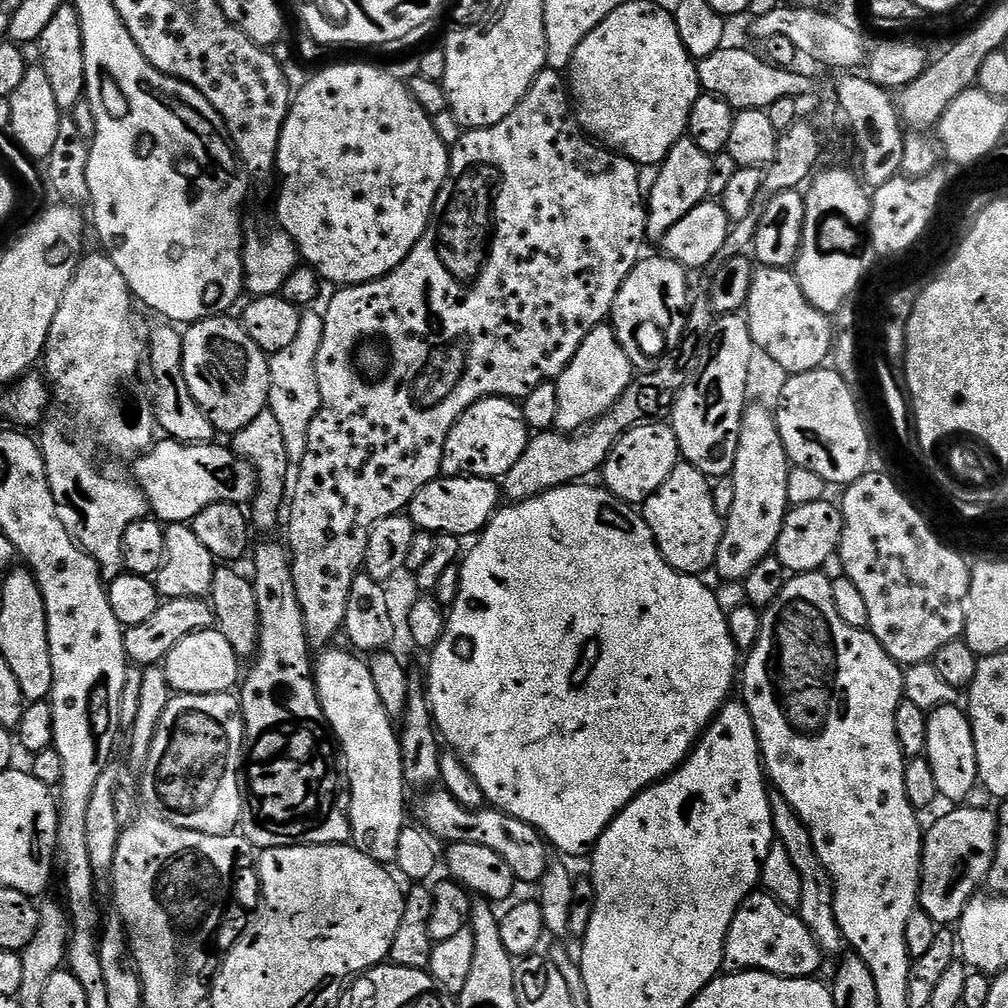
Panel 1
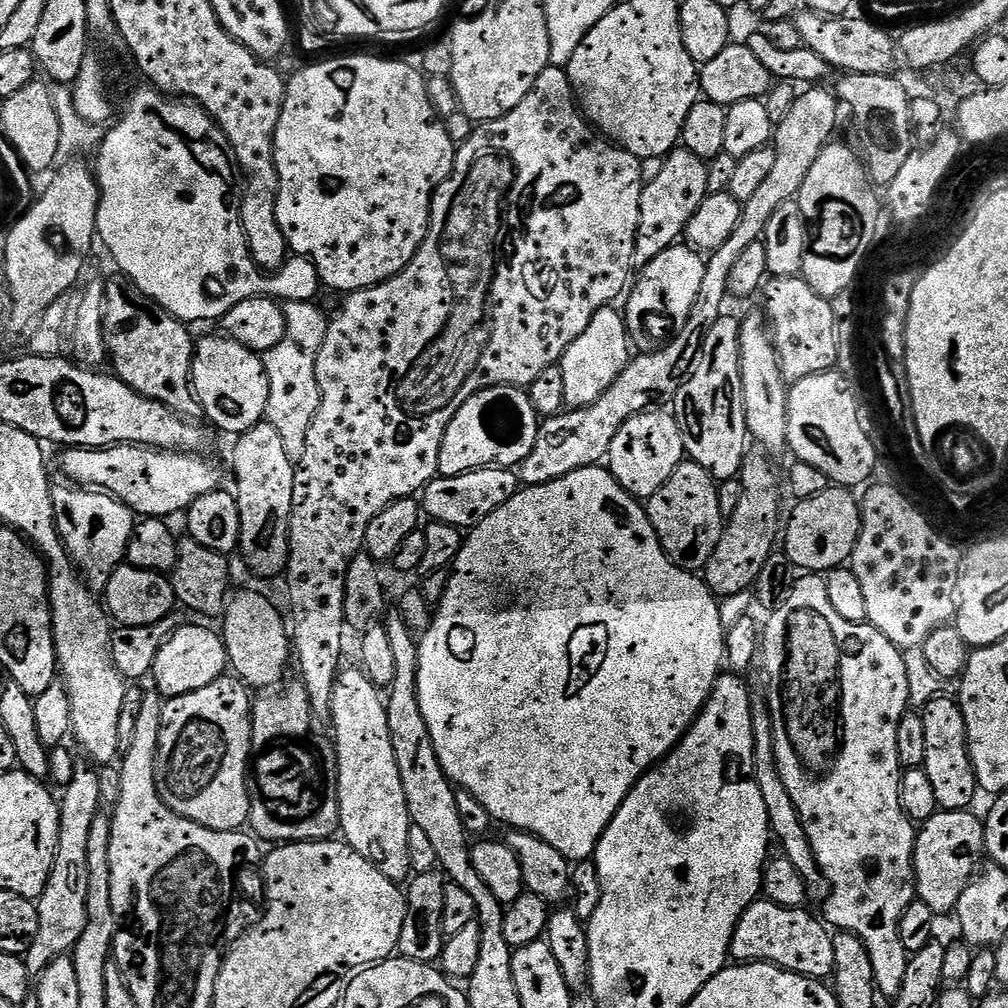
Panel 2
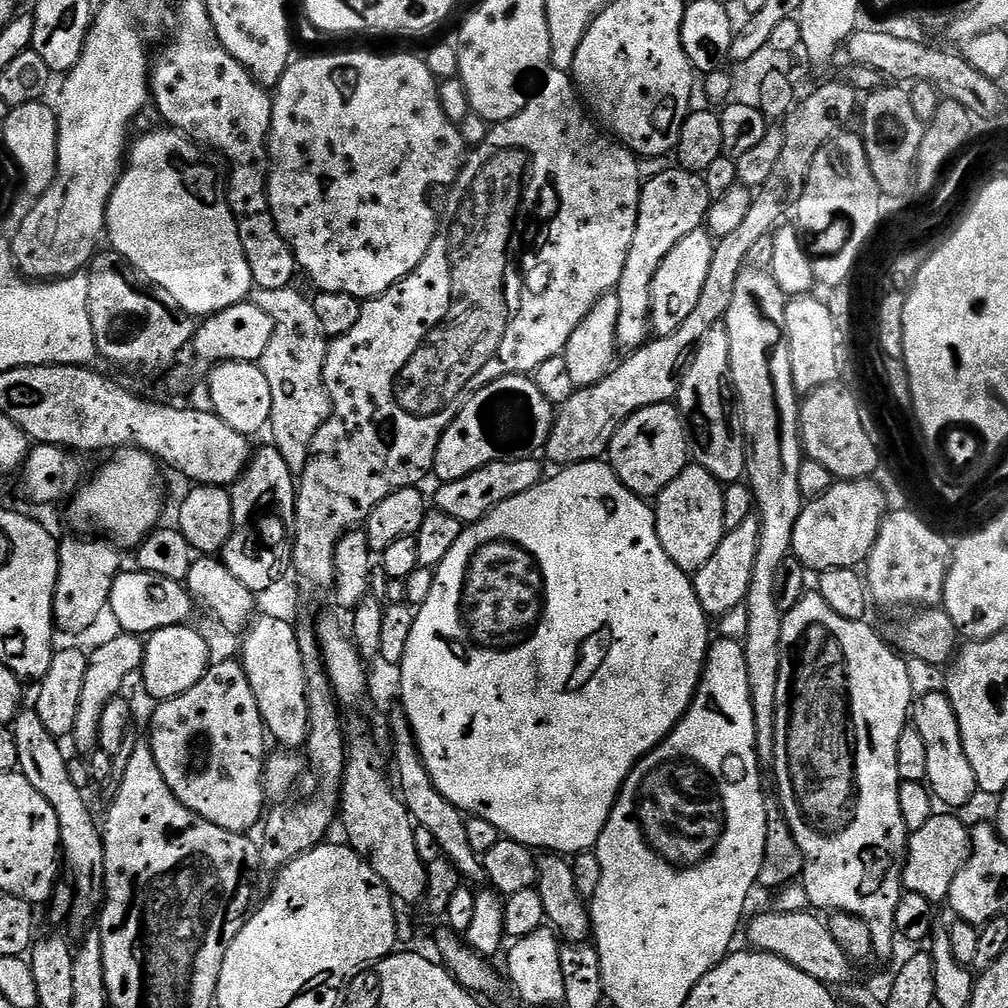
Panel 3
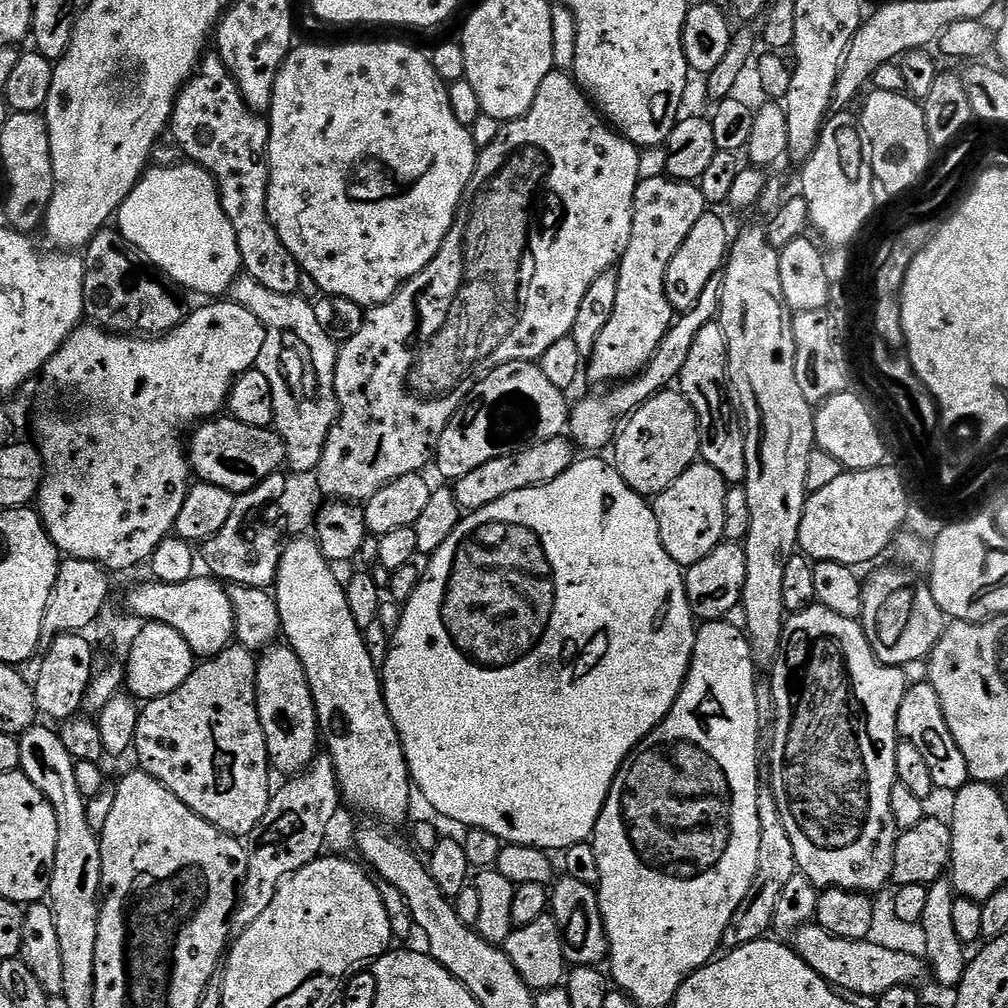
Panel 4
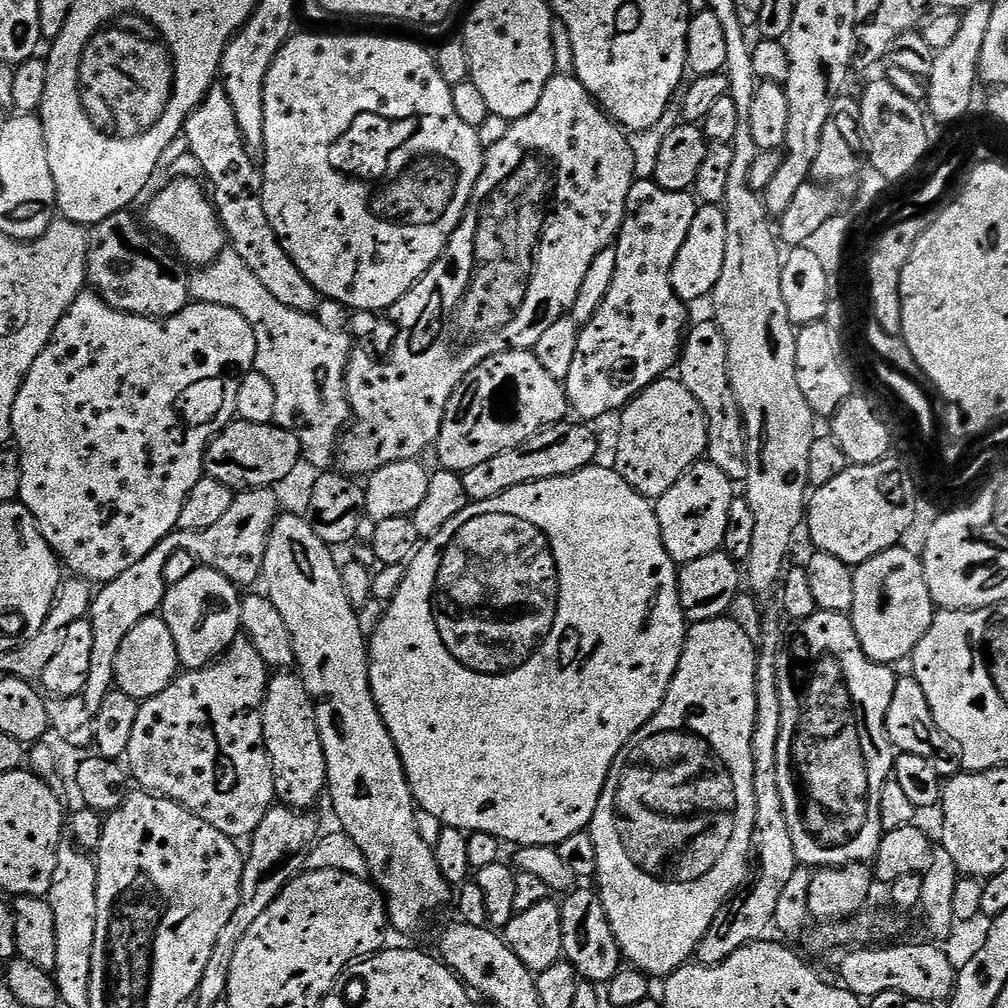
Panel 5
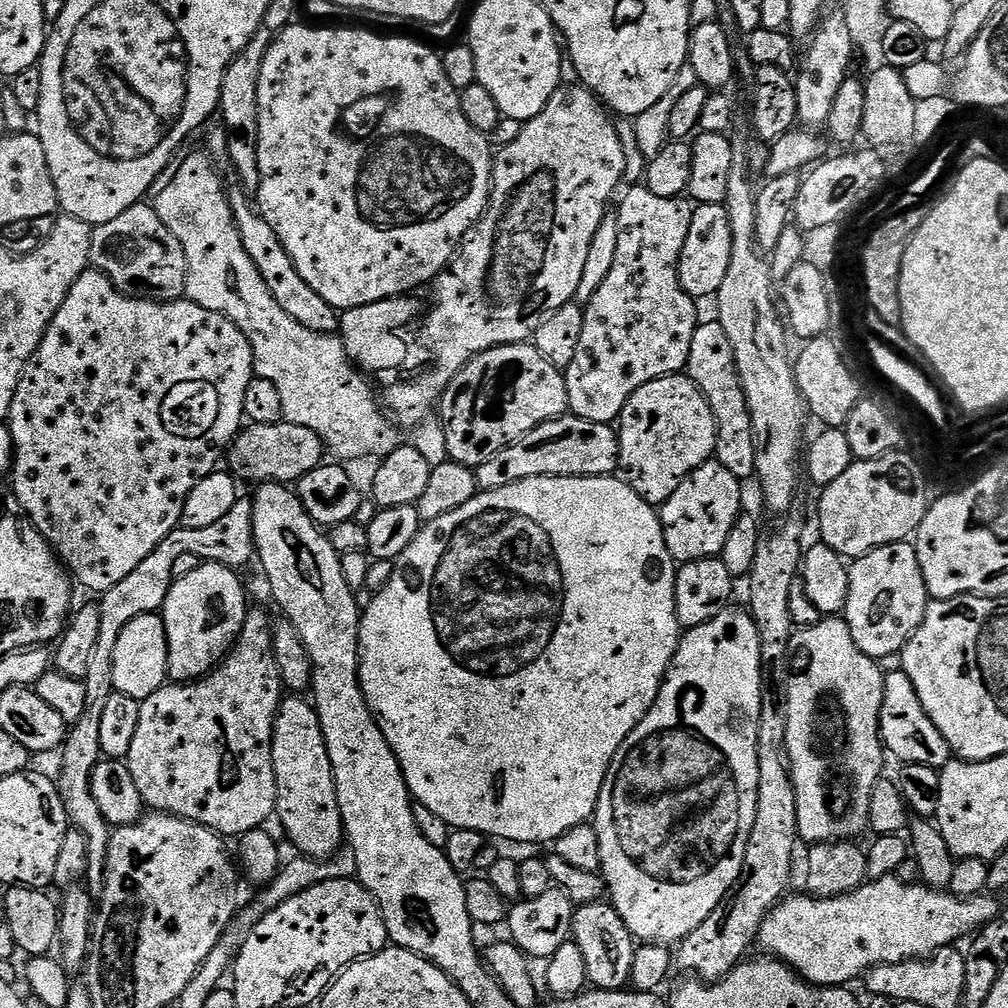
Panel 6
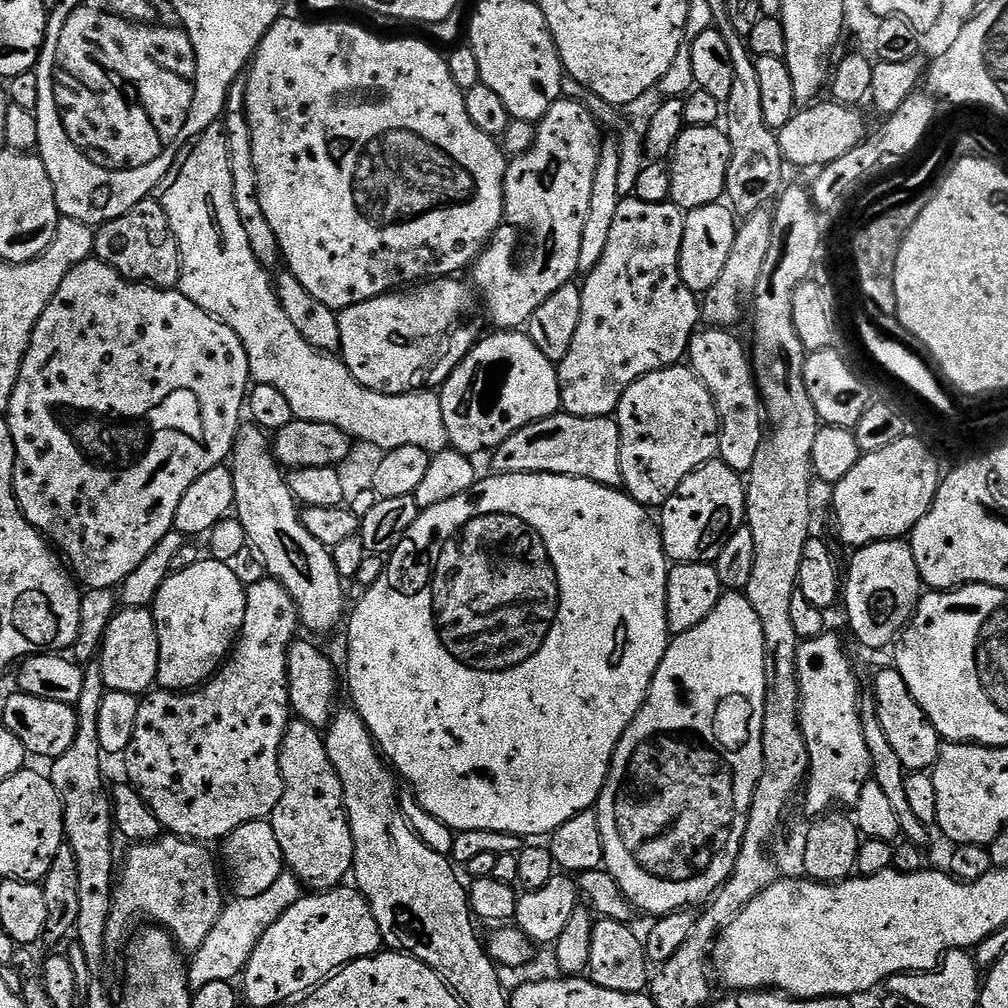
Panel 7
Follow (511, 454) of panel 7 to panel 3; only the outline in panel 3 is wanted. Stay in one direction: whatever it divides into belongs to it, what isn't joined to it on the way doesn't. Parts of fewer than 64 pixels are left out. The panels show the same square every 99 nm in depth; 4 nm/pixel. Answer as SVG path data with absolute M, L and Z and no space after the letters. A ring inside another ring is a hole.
M539 459L499 460L490 462L462 478L449 484L441 483L436 492L435 511L450 514L450 518L458 518L461 525L467 526L481 520L487 512L494 510L502 502L530 490L542 479Z

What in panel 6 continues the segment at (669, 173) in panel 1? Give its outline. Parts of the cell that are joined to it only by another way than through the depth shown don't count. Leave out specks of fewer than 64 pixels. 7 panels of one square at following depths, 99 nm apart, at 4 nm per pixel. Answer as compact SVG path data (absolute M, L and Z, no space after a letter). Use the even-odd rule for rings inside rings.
M643 186L632 188L624 197L622 196L619 197L619 200L621 199L620 209L615 209L614 212L618 222L618 250L614 253L614 266L610 266L610 274L606 274L602 286L598 286L596 293L588 299L587 304L583 305L582 338L578 338L578 350L574 350L574 362L570 362L570 366L563 369L566 394L568 395L568 412L595 424L612 424L619 421L620 411L626 406L626 402L639 388L646 386L646 382L654 382L663 376L683 373L688 366L690 342L694 342L694 330L698 323L698 317L696 317L697 301L689 296L686 289L680 285L680 255L682 254L682 246L686 246L686 234L690 234L693 201L678 196L658 198L658 194L650 194L650 190Z

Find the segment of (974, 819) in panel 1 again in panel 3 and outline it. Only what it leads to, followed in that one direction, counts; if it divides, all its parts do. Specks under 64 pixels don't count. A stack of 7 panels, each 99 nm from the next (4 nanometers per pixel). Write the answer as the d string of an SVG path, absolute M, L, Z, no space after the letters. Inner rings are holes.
M933 814L930 822L926 822L926 826L922 826L922 830L911 833L908 837L908 850L904 857L904 878L902 881L903 887L907 891L914 894L922 894L922 898L933 902L947 901L950 894L950 882L954 882L954 878L958 874L958 870L962 870L962 866L968 861L972 854L972 836L969 825L964 825L959 820L959 815L944 814L948 816L940 816Z

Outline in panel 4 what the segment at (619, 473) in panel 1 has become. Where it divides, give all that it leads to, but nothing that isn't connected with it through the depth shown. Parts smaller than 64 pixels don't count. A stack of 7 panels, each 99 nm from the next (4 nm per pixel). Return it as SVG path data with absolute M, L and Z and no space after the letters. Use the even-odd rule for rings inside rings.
M665 390L646 402L620 429L615 441L616 460L614 467L621 478L633 490L645 498L655 498L677 480L691 464L697 463L700 455L700 423L694 414L694 406L679 390Z

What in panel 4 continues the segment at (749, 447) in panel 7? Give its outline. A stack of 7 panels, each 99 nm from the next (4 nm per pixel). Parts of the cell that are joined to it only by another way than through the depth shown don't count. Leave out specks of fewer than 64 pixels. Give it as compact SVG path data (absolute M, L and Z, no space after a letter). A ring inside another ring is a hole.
M713 322L698 330L694 346L690 346L690 358L686 358L686 366L682 366L680 371L678 390L688 399L690 406L694 406L694 414L700 423L699 459L714 466L714 470L718 470L729 485L740 486L746 478L746 432L738 416L736 421L732 404L724 393L729 388L726 334L719 322Z

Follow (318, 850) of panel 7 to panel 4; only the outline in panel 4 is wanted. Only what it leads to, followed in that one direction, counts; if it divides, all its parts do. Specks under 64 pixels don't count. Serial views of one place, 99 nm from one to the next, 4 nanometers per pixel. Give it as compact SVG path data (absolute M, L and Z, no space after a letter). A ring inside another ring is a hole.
M277 642L259 653L256 662L256 705L268 747L271 767L284 774L299 774L312 765L322 740L316 703L306 678L306 670L287 643Z

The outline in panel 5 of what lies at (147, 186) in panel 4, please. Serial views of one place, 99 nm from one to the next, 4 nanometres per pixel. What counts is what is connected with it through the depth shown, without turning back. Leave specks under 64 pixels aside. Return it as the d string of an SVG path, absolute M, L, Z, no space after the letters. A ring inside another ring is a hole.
M172 178L167 182L169 184L148 204L147 227L157 237L165 236L165 238L160 238L171 245L175 255L181 261L187 262L189 265L191 265L190 263L196 264L192 266L203 266L212 263L225 251L226 233L219 218L216 217L216 209L209 193L205 189L203 192L192 181L192 178Z

